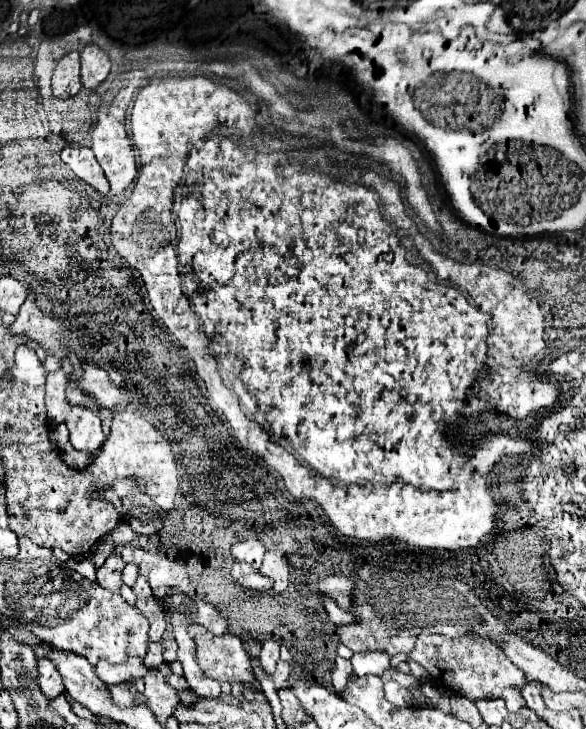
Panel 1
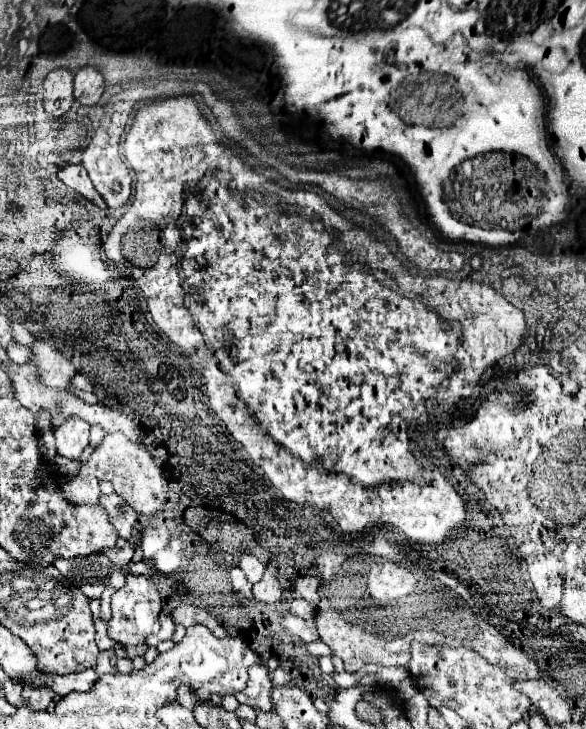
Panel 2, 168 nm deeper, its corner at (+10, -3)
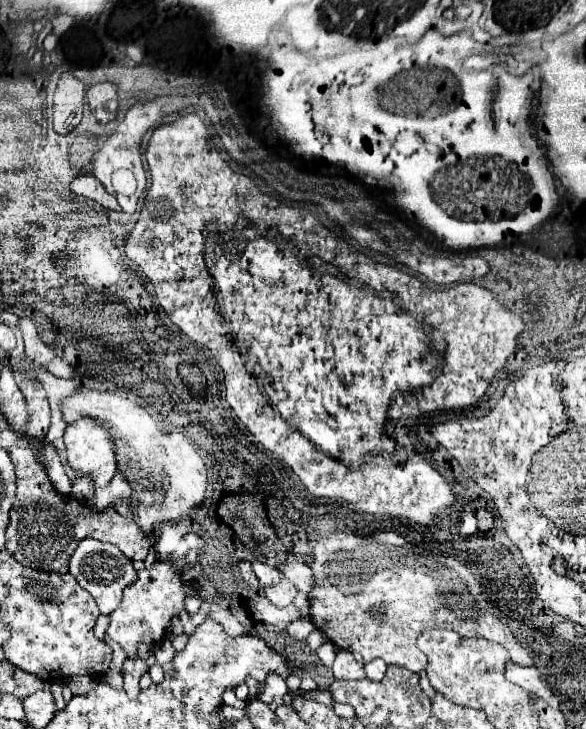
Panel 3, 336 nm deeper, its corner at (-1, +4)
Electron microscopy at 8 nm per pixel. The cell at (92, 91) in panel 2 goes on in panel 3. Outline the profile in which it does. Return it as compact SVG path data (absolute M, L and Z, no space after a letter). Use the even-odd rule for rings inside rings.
M111 82L95 84L87 90L87 100L99 124L109 124L117 118L117 88Z

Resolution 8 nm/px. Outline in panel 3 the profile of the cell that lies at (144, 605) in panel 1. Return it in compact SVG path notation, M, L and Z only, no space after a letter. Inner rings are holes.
M155 562L151 568L139 572L139 580L123 590L123 600L115 612L111 612L111 624L107 636L123 646L127 658L137 658L137 644L145 642L149 646L159 644L169 628L169 622L181 614L185 608L185 588L181 578L173 572L169 562Z

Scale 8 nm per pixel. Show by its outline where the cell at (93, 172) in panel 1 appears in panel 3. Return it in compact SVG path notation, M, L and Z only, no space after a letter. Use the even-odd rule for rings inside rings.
M87 174L87 176L79 176L79 178L75 178L75 180L71 182L69 188L71 188L73 194L83 196L83 198L89 198L89 200L101 204L101 206L107 208L107 210L115 210L115 212L121 210L119 204L117 204L117 198L111 196L111 194L99 184L99 180L97 180L93 174Z

